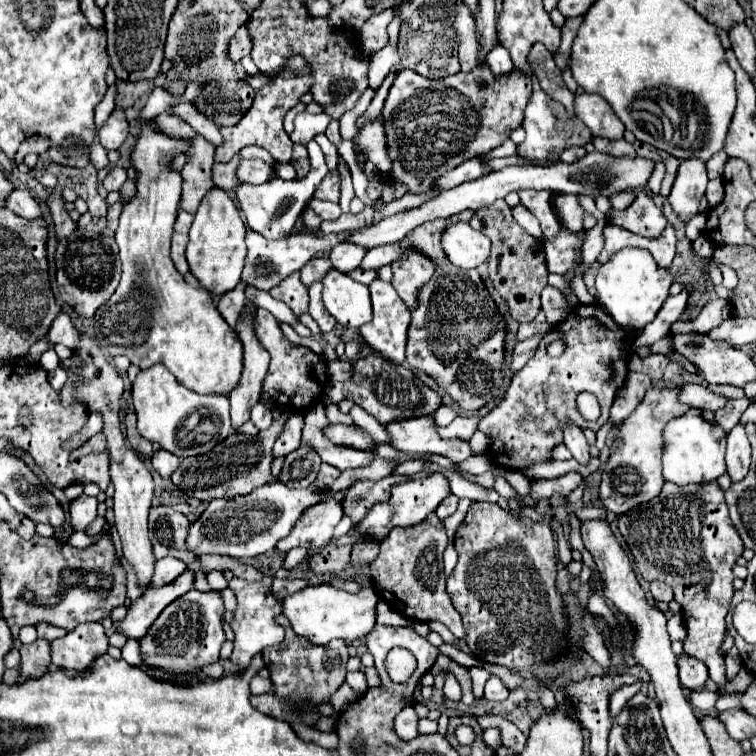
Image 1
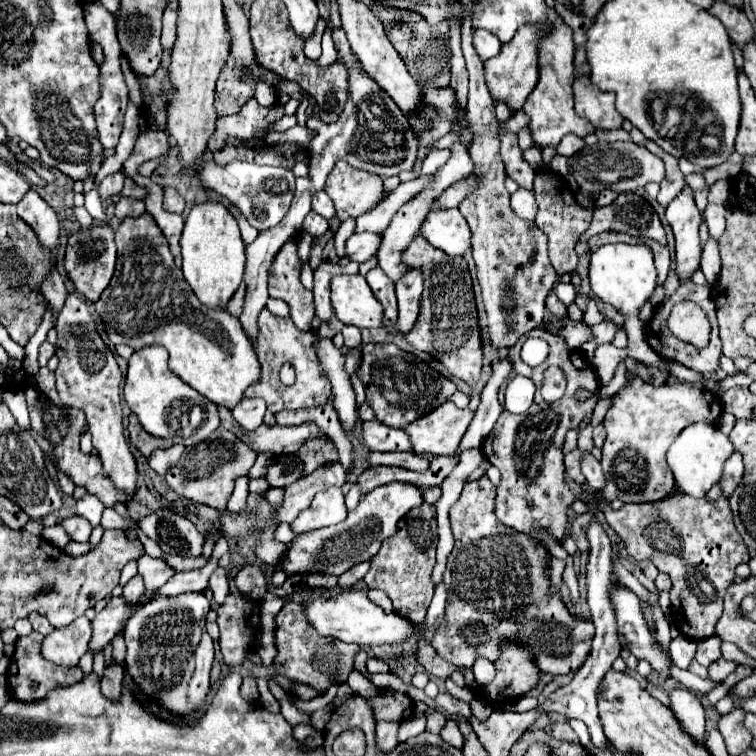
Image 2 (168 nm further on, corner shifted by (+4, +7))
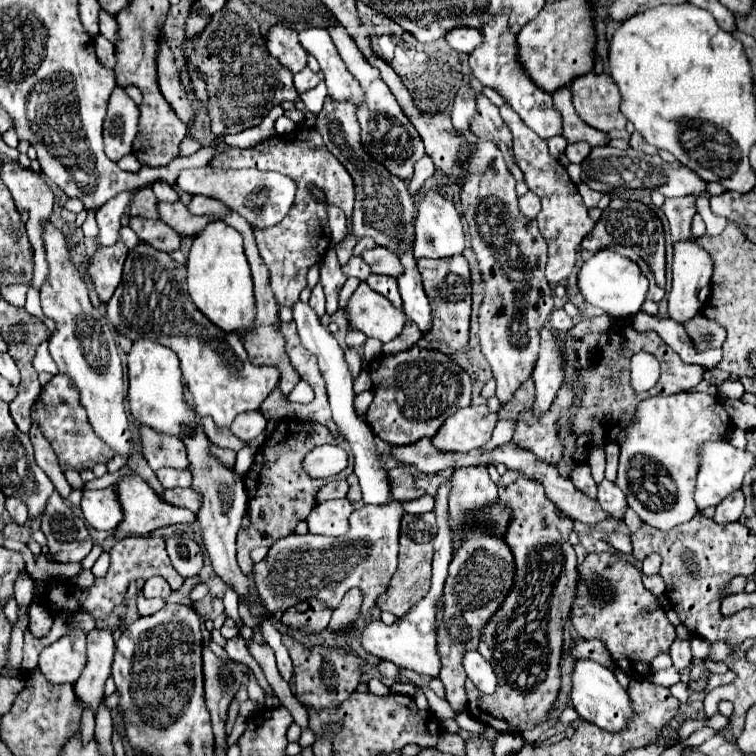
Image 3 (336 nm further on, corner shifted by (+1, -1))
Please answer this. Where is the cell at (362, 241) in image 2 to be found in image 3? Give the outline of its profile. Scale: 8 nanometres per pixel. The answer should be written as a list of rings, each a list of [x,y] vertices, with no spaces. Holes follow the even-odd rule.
[[[383,247],[367,249],[361,253],[361,259],[373,269],[373,273],[393,275],[393,277],[403,273],[403,265],[399,263],[399,257],[391,253],[391,249],[383,249]]]

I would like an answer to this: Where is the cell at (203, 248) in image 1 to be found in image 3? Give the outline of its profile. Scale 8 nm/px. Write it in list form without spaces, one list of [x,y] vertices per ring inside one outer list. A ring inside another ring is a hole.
[[[211,221],[193,237],[187,257],[187,287],[193,303],[223,331],[241,331],[253,325],[253,281],[243,253],[243,237],[223,221]]]

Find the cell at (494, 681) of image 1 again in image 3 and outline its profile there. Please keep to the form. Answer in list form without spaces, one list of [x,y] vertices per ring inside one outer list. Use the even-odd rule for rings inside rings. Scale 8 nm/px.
[[[469,651],[463,657],[463,665],[467,671],[467,677],[475,683],[475,687],[483,693],[493,693],[497,685],[495,669],[491,669],[489,661],[483,661],[483,657],[477,651]]]

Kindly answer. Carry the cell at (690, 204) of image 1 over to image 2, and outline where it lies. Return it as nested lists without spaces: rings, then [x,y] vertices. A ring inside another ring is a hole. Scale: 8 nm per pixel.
[[[686,185],[684,193],[672,201],[666,209],[666,219],[674,231],[676,239],[676,273],[678,279],[690,279],[696,271],[700,271],[702,243],[700,243],[700,223],[702,215],[694,205],[692,189]]]

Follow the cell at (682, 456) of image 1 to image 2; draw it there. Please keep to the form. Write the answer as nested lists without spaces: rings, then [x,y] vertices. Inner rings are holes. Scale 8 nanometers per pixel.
[[[694,423],[688,425],[678,439],[670,445],[668,451],[668,465],[676,477],[678,487],[692,495],[692,497],[704,497],[712,485],[716,485],[722,477],[722,469],[724,469],[724,461],[734,453],[734,447],[730,443],[730,439],[716,427],[708,425],[708,423]]]

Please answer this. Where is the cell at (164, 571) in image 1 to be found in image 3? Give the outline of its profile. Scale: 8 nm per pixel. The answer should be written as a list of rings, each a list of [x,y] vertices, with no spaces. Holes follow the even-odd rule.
[[[151,577],[145,581],[143,595],[147,599],[151,599],[151,597],[163,597],[165,599],[171,595],[171,587],[167,585],[167,581],[163,581],[163,577]]]

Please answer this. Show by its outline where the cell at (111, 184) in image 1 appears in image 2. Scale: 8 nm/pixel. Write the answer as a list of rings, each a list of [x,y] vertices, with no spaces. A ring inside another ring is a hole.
[[[122,171],[108,175],[108,177],[98,185],[100,199],[102,199],[102,201],[106,201],[106,199],[110,199],[110,197],[118,195],[118,193],[122,191],[122,187],[124,187],[124,173],[122,173]]]

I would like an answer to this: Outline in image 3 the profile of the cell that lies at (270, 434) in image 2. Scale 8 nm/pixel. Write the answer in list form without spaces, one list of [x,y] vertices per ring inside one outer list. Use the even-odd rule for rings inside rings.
[[[203,417],[201,423],[203,423],[203,431],[205,431],[205,435],[209,437],[209,441],[215,443],[215,445],[219,445],[219,447],[227,447],[227,449],[233,449],[233,451],[241,451],[241,449],[247,445],[247,443],[239,441],[239,439],[231,433],[231,429],[227,429],[227,427],[217,427],[211,417]]]

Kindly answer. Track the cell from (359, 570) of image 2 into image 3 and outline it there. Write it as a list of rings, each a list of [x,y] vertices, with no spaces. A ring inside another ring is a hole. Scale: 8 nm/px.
[[[349,589],[343,597],[343,601],[339,603],[339,607],[333,611],[333,617],[331,617],[331,623],[329,623],[329,629],[331,631],[337,631],[337,629],[345,629],[349,627],[355,619],[357,619],[357,613],[361,609],[361,601],[363,601],[363,593],[361,589]]]

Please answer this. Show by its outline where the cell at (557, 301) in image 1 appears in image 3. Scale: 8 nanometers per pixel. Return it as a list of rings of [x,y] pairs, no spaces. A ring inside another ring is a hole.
[[[557,309],[557,311],[553,313],[551,323],[553,323],[553,329],[563,329],[563,331],[567,331],[567,329],[571,327],[571,319],[567,317],[567,313],[565,313],[563,309]]]

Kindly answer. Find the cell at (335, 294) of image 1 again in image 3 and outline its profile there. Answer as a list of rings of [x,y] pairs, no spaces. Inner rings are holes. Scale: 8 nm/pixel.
[[[365,281],[355,289],[345,307],[347,321],[367,337],[383,343],[395,339],[405,323],[403,311],[395,309],[383,295],[375,293]]]

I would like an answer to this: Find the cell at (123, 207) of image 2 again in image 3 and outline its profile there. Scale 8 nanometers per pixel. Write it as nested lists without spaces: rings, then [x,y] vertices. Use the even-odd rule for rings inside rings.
[[[143,187],[133,195],[131,207],[129,207],[129,217],[145,217],[145,219],[157,219],[157,197],[151,187]]]

